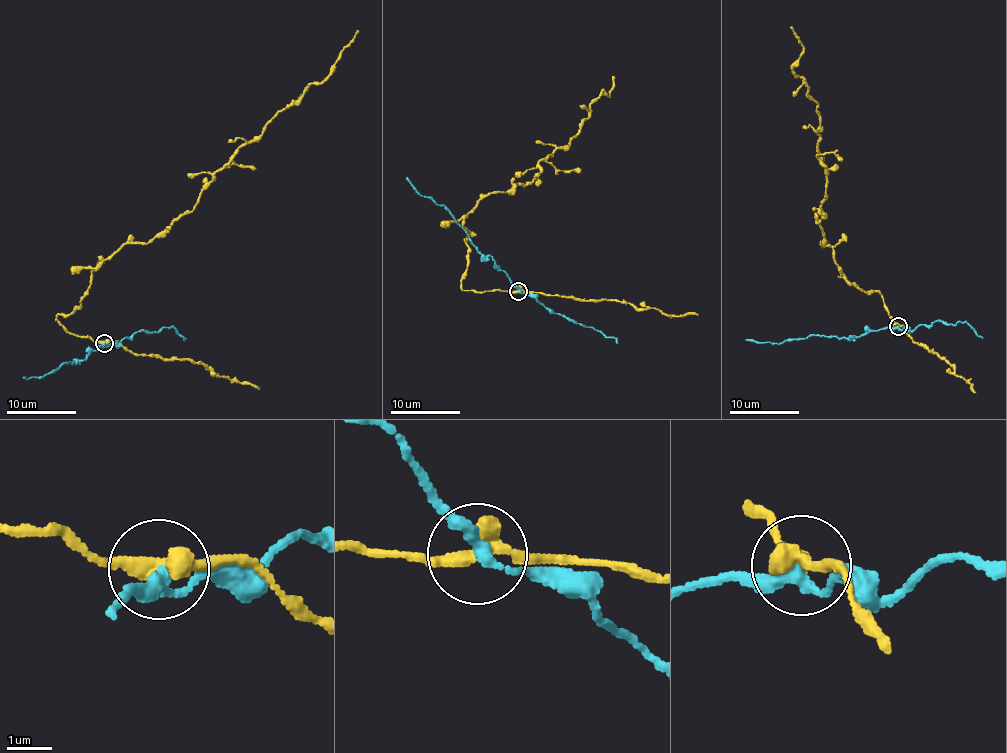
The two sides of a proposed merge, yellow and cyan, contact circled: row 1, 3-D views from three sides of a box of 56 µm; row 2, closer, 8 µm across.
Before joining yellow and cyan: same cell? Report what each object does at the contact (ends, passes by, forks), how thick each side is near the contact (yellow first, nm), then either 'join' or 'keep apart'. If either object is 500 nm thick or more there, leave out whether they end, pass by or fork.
yellow passes by; cyan passes by; 360 nm thick on the yellow side, 240 nm on the other; keep apart

